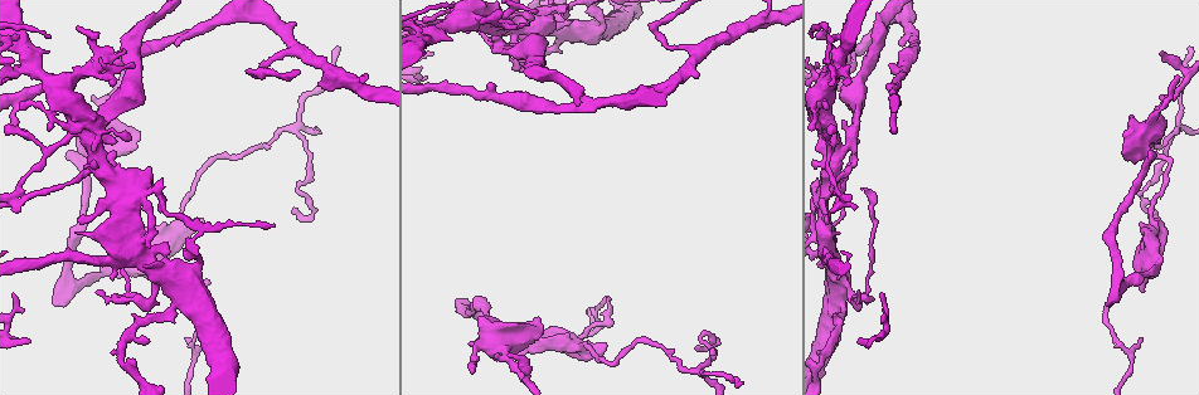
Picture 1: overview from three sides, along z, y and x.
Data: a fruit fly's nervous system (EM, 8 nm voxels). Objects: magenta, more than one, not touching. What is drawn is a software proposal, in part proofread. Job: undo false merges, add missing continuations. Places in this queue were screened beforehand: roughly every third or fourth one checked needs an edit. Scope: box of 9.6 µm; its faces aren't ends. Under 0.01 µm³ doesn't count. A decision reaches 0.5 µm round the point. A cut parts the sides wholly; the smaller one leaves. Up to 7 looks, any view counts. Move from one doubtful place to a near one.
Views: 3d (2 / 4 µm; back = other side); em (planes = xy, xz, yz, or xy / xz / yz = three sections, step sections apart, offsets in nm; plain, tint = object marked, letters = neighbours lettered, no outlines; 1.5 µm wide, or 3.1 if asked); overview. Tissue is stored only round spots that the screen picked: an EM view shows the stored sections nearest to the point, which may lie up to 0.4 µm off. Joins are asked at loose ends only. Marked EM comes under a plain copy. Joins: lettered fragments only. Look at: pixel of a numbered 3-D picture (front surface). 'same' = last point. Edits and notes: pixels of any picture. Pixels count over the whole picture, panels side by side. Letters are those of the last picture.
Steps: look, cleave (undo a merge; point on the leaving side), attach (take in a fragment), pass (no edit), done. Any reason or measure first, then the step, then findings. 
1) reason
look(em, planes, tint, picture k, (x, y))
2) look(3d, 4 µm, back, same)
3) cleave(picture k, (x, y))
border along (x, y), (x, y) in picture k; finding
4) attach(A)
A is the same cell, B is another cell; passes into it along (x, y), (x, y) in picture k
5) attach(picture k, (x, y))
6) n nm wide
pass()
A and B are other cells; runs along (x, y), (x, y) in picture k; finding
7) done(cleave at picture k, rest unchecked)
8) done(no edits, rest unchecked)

looks like a crossing
look(3d, 2 µm, picture 1, (94, 143))

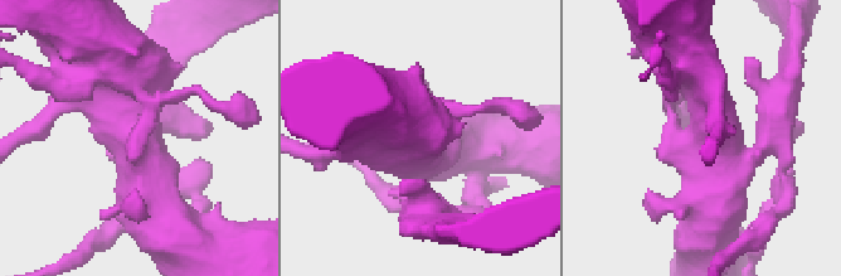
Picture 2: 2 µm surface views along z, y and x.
shape alone is not enough
look(em, planes, letters, picture 2, (421, 154))

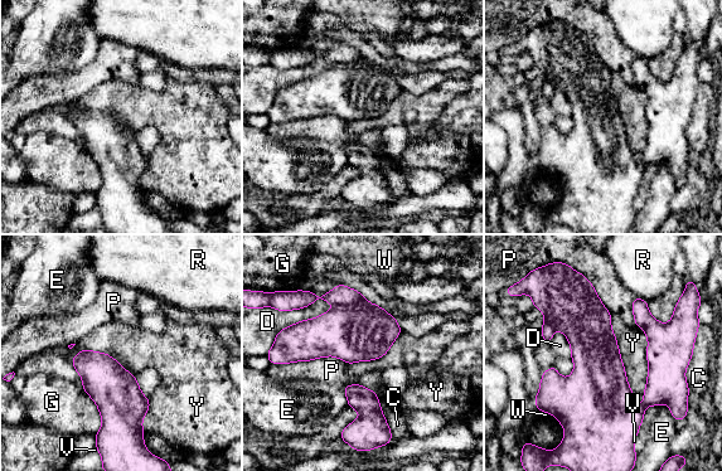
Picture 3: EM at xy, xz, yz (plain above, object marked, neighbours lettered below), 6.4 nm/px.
Y touches over 500 nm
pass()
C, D, E, G, P, R, V, W and Y are other cells; border along (610, 316), (625, 378), (634, 392) in picture 3; all the same cell

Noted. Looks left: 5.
sudden change in width
look(3d, 4 µm, picture 1, (425, 30))

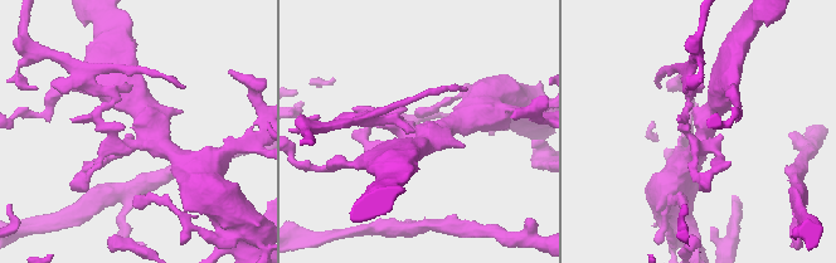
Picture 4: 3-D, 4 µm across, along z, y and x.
need the tissue
look(em, xz, step 8, tint, picture 4, (130, 146))

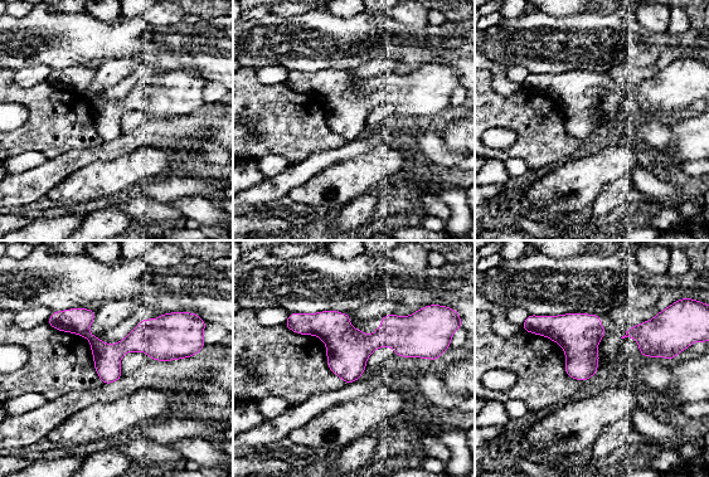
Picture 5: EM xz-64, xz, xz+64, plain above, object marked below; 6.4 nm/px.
another direction
look(em, planes, letters, same)

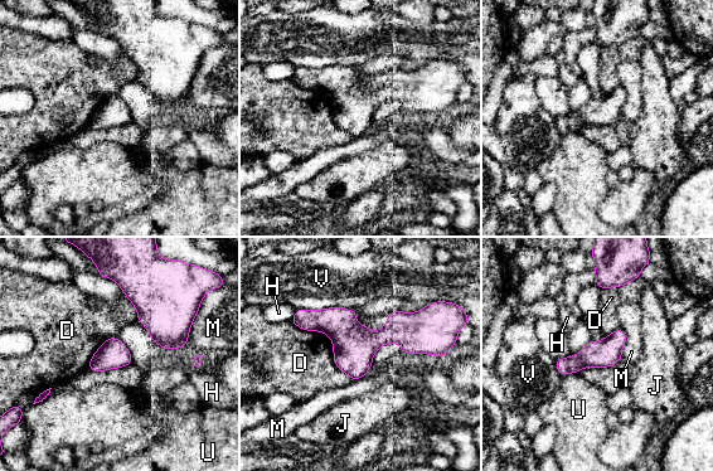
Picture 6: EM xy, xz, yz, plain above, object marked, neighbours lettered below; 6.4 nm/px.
180 nm wide
pass()
D, H, J, M, U and V are other cells; runs along (296, 319), (436, 351) in picture 6; continuous, no second cell

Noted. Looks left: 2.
free end
look(3d, 2 µm, picture 1, (894, 130))

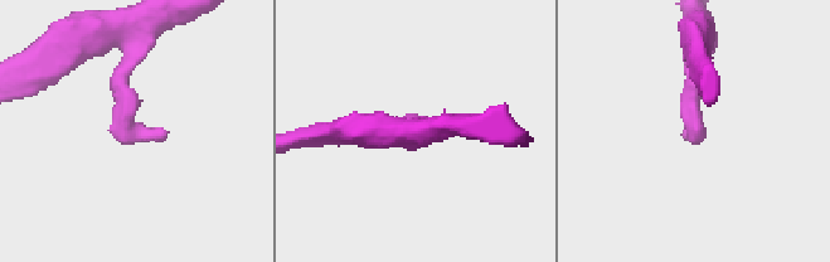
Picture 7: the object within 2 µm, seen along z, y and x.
look(em, planes, letters, picture 7, (686, 134))

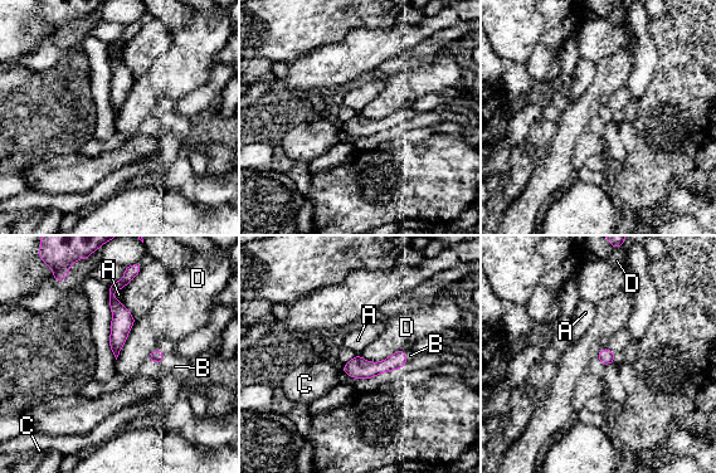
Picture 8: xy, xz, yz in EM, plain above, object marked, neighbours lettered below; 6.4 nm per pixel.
110 nm wide
attach(B)
B is the same cell, A, C and D are other cells; it goes on there

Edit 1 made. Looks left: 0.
done(attach at picture 8, rest unchecked)

